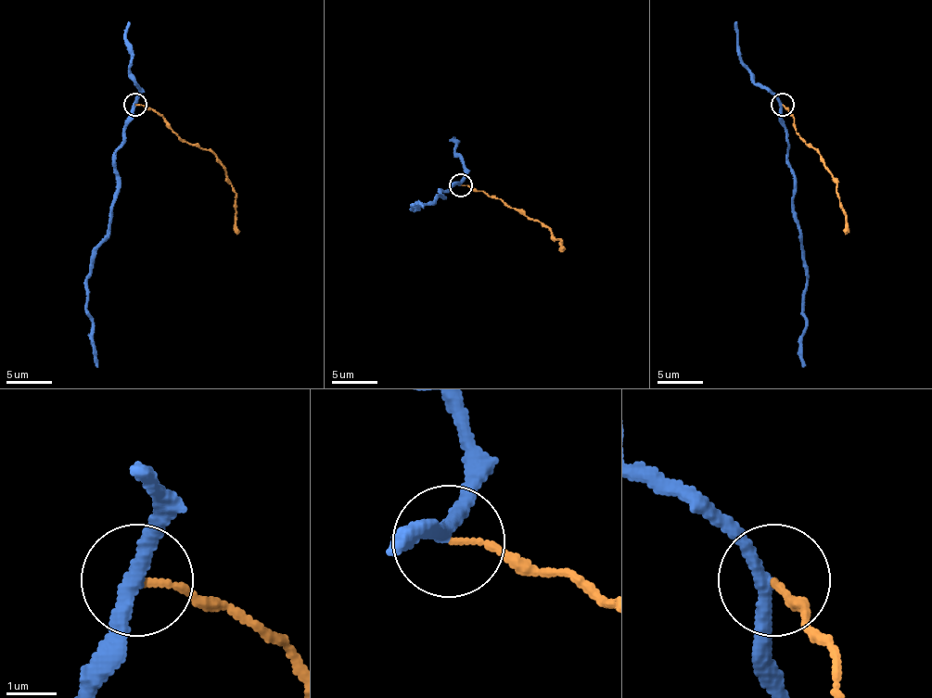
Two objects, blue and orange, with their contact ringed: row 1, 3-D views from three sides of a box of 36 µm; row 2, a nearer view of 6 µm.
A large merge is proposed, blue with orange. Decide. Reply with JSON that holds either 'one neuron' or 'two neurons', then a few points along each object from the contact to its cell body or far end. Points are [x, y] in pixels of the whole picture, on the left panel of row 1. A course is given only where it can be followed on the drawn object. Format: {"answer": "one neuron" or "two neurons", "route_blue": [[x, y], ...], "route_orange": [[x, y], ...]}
{"answer": "two neurons", "route_blue": [[134, 105], [125, 144], [114, 155], [111, 223], [86, 281], [86, 314], [98, 367]], "route_orange": [[134, 105], [148, 107], [185, 141], [214, 155], [235, 194], [237, 234]]}

